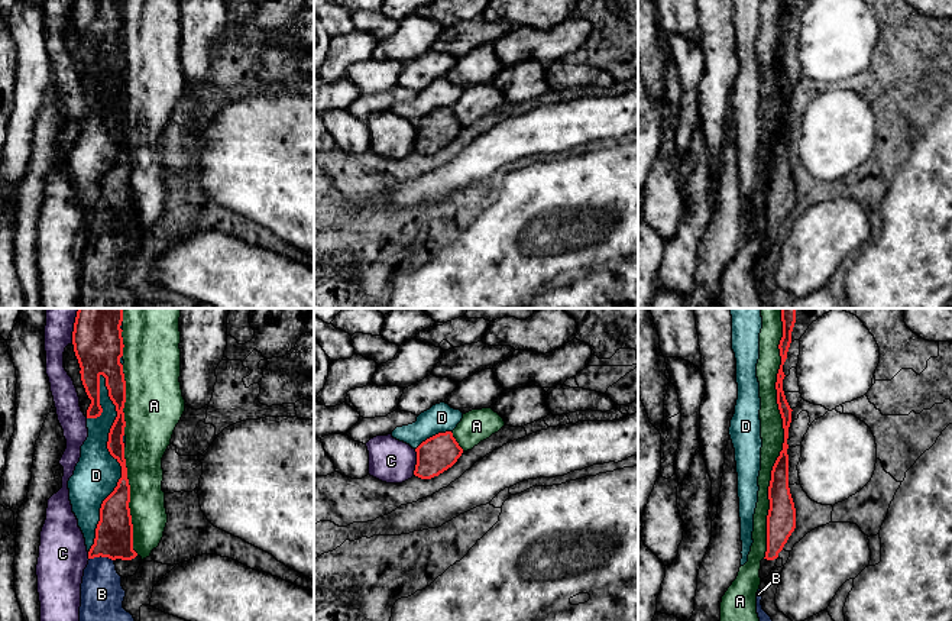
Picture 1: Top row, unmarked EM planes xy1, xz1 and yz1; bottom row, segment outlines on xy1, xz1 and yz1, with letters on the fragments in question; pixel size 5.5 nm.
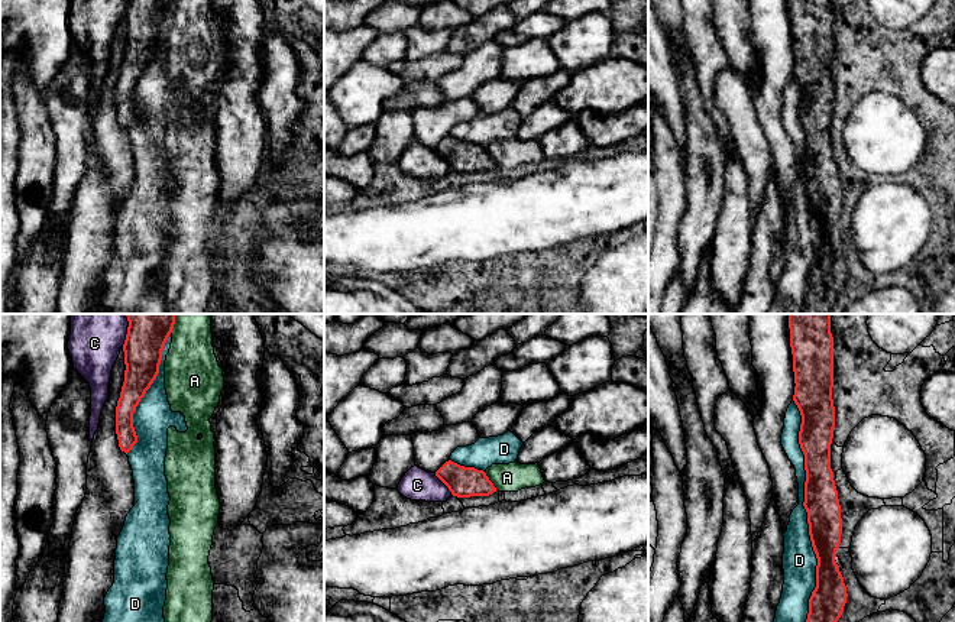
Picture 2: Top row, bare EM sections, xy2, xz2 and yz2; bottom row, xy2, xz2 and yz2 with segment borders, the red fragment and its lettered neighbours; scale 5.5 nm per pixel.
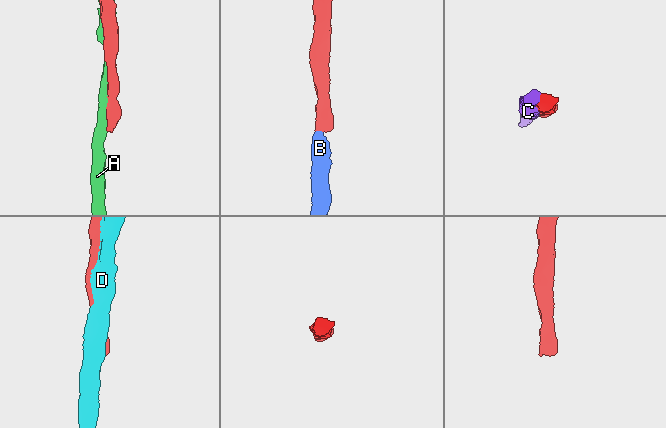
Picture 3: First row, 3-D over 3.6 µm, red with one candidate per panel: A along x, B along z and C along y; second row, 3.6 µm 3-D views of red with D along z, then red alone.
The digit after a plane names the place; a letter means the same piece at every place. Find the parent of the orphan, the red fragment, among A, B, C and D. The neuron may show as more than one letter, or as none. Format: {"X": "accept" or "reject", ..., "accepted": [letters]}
{"A": "reject", "B": "accept", "C": "reject", "D": "reject", "accepted": ["B"]}

